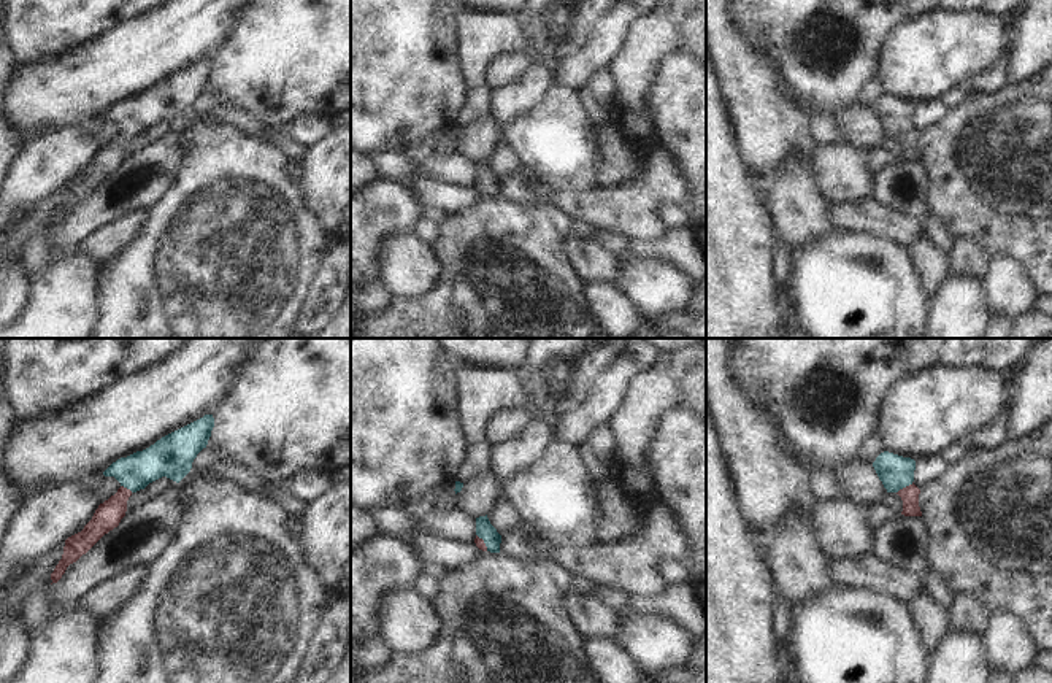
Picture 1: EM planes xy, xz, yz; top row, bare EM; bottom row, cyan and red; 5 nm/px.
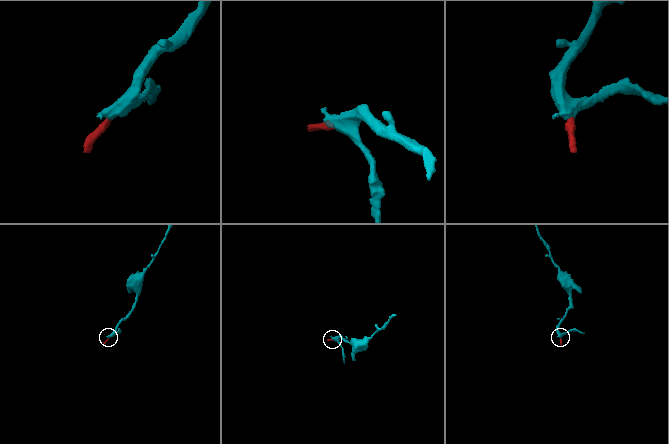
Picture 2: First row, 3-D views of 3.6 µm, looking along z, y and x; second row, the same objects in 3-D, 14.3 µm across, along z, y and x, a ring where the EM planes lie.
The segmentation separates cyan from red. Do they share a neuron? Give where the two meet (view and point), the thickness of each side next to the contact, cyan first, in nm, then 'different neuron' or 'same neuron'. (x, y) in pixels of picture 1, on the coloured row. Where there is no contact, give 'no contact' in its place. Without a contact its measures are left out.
yz (905, 486) | 170/90 nm | same neuron

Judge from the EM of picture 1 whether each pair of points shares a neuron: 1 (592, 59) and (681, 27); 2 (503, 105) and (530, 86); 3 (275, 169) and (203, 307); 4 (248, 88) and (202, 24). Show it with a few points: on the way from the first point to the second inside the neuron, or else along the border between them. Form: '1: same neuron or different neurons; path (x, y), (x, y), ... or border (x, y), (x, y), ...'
1: different neurons; border (641, 16), (630, 26), (624, 46), (610, 65)
2: same neuron; path (510, 104), (524, 92)
3: same neuron; path (240, 204), (235, 243), (221, 272)
4: different neurons; border (240, 16), (237, 30), (211, 57)

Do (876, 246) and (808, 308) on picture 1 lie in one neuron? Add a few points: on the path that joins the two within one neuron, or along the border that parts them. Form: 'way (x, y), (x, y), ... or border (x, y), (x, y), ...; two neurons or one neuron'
way (883, 272), (838, 316), (833, 316); one neuron

